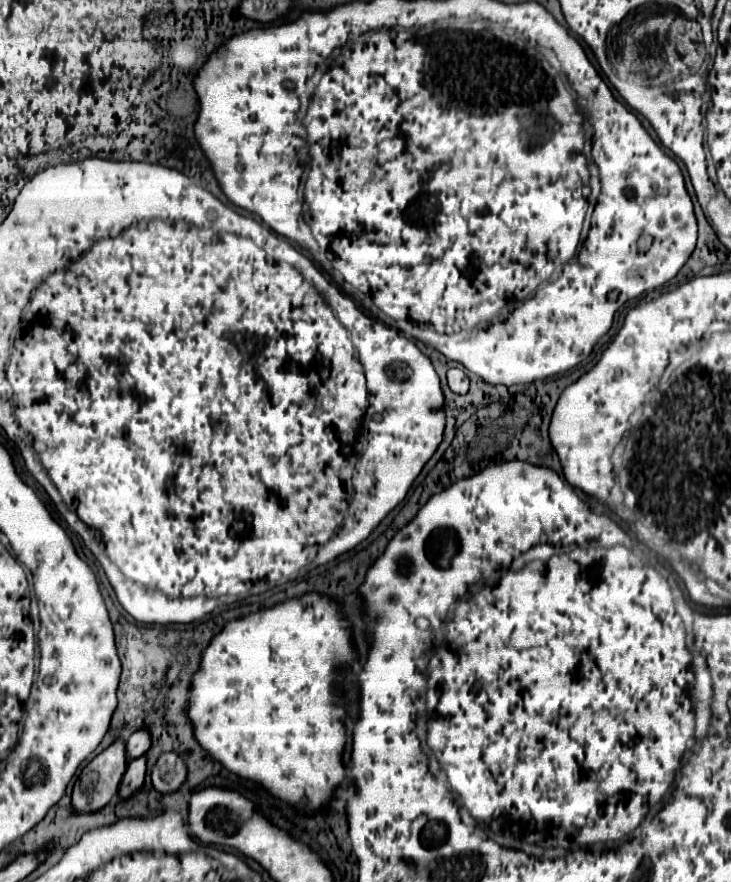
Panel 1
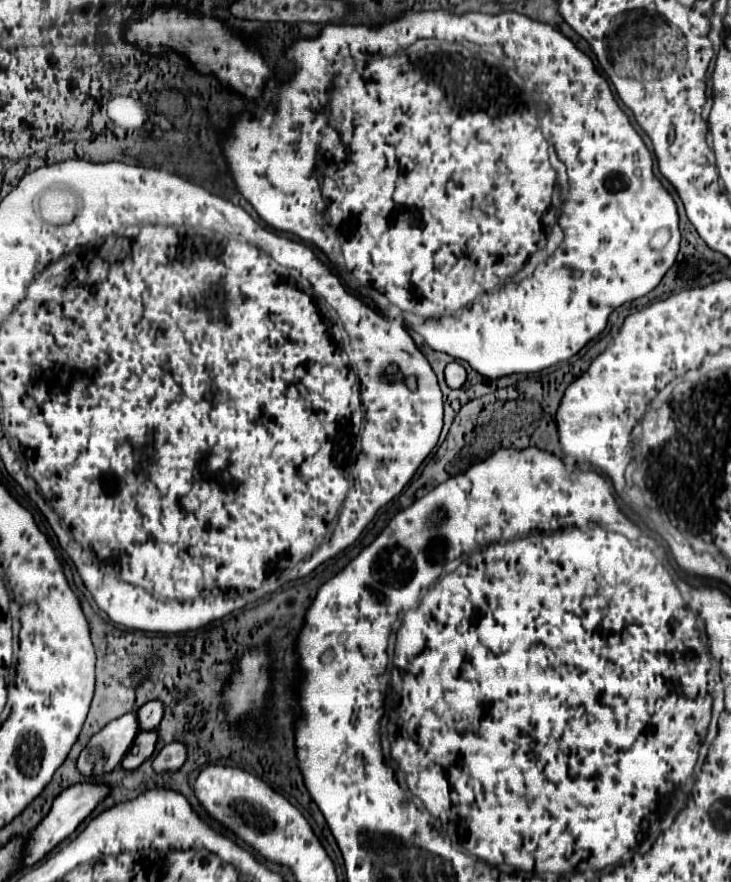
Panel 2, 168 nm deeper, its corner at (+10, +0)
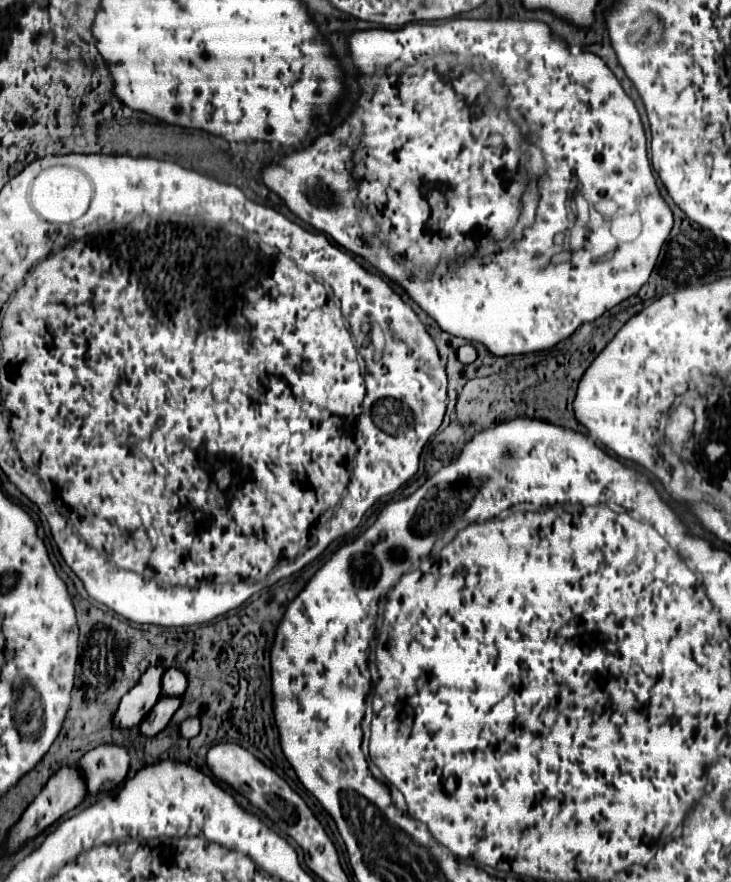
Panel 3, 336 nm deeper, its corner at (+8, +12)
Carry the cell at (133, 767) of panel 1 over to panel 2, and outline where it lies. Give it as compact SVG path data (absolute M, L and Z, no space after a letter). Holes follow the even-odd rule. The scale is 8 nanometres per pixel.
M142 730L142 732L138 732L134 744L130 746L130 750L126 752L126 756L122 760L122 768L126 768L126 770L138 768L146 758L152 756L156 740L158 740L156 730Z

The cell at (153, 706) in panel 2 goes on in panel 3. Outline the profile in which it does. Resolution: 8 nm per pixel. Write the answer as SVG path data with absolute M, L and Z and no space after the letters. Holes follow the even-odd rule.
M166 670L162 676L162 696L182 696L186 690L186 678L182 670Z

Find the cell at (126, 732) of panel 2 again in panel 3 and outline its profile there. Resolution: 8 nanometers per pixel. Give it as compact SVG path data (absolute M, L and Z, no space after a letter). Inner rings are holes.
M152 668L140 678L140 682L122 698L118 710L114 712L112 724L116 728L134 728L144 716L152 710L156 700L160 698L160 674L164 670Z

